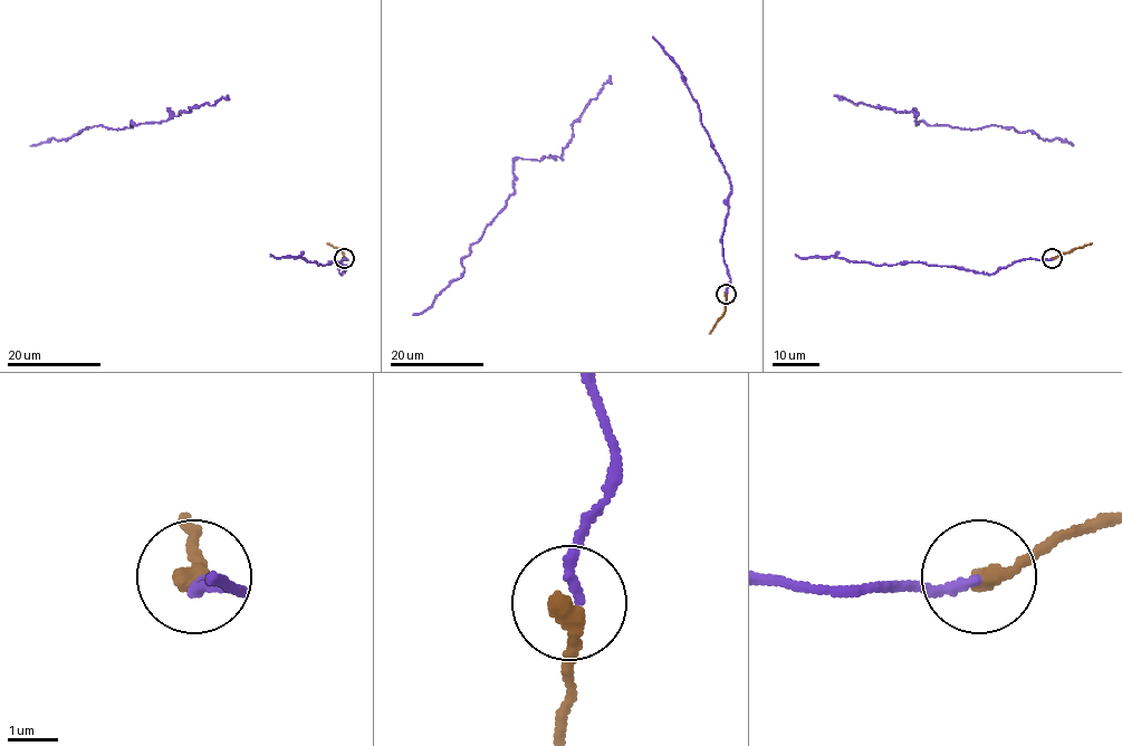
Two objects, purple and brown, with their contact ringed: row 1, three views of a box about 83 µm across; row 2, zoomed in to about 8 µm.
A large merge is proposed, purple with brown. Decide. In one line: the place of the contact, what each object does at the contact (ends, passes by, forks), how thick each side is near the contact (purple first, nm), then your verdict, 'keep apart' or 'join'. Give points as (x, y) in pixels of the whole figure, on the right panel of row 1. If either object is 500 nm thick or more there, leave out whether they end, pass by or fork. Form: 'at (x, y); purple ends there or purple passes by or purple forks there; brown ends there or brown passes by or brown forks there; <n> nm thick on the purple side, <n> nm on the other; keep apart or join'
at (1052, 258); purple ends there; brown ends there; 180 nm thick on the purple side, 380 nm on the other; join

